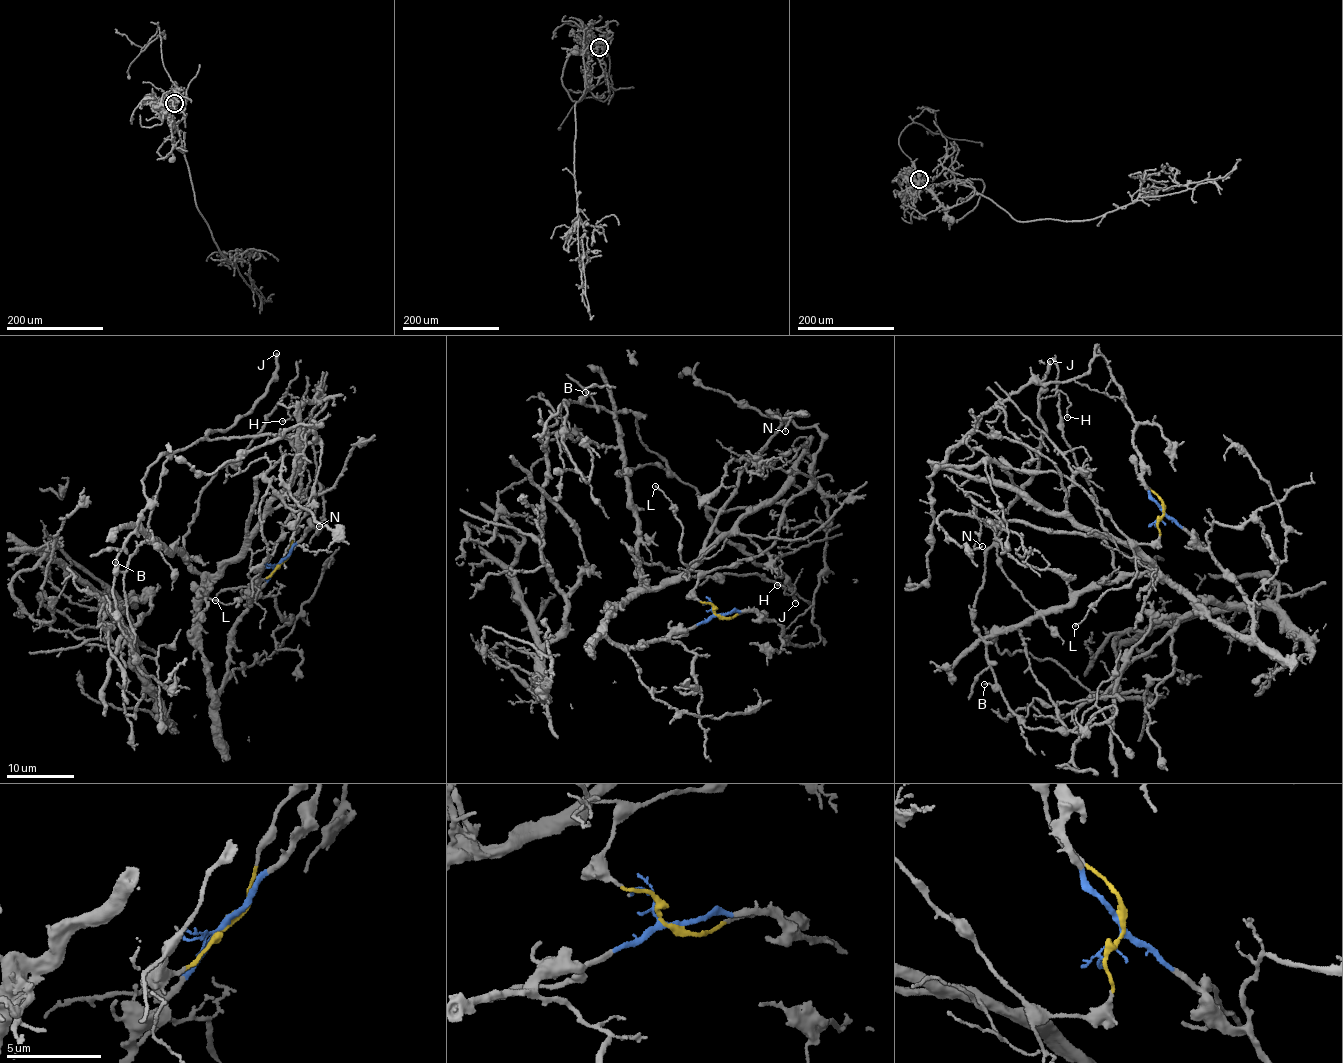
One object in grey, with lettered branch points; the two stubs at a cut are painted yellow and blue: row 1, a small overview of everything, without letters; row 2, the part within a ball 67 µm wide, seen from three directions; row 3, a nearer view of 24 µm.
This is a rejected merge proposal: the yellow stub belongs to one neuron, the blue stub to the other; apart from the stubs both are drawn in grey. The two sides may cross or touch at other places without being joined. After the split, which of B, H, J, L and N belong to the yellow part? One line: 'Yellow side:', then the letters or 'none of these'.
Yellow side: B, J, L

